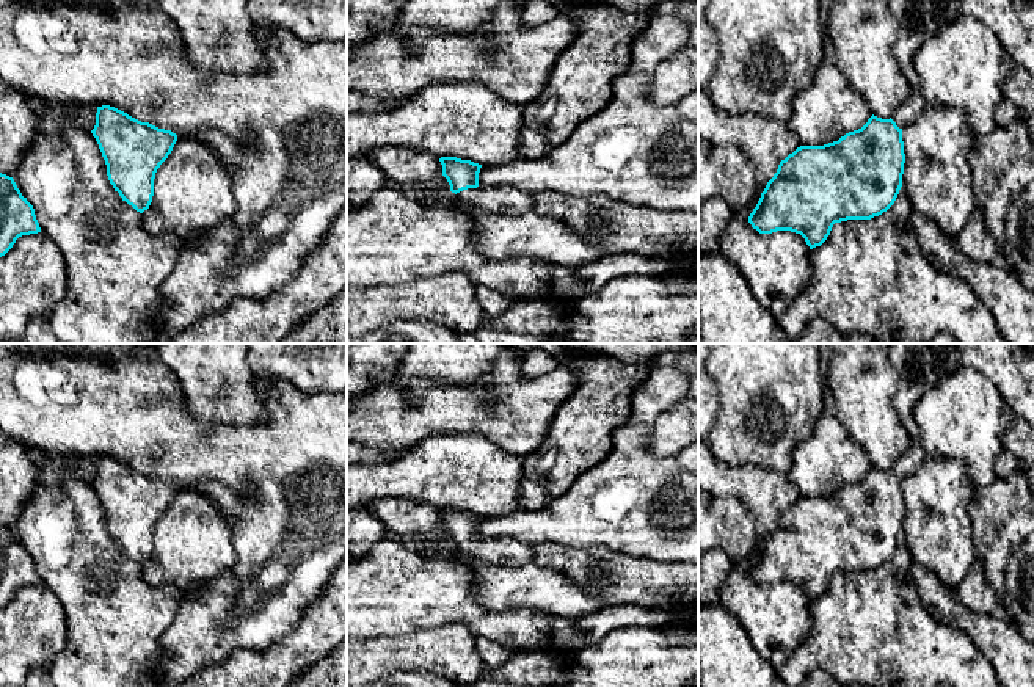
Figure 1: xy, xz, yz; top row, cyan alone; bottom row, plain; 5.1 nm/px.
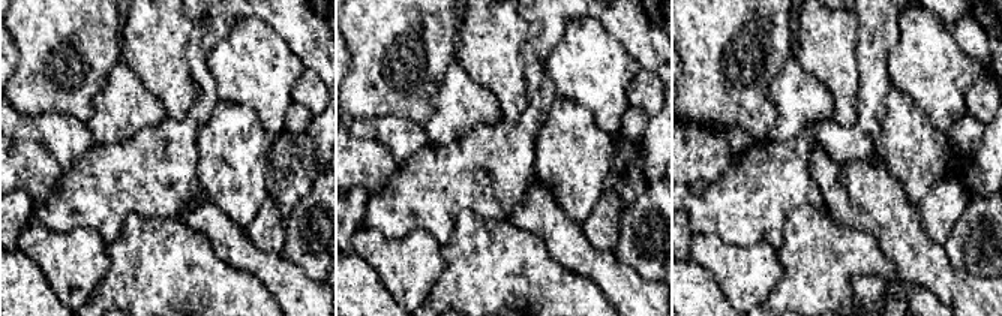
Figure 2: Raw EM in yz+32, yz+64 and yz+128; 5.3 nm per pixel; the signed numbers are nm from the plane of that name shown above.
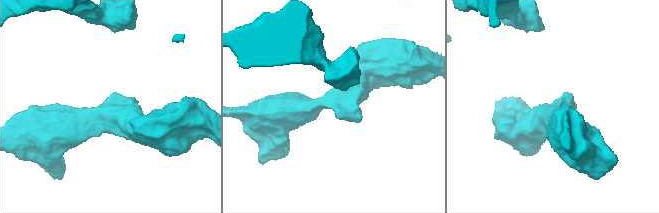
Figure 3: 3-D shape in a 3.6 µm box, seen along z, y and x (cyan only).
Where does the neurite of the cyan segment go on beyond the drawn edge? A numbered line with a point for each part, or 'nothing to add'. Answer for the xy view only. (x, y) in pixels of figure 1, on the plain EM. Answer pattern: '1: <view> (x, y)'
nothing to add

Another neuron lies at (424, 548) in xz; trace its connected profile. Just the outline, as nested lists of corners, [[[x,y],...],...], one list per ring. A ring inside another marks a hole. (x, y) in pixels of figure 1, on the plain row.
[[[403,540],[416,554],[424,557],[441,557],[446,546],[450,543],[427,541],[427,540]]]

